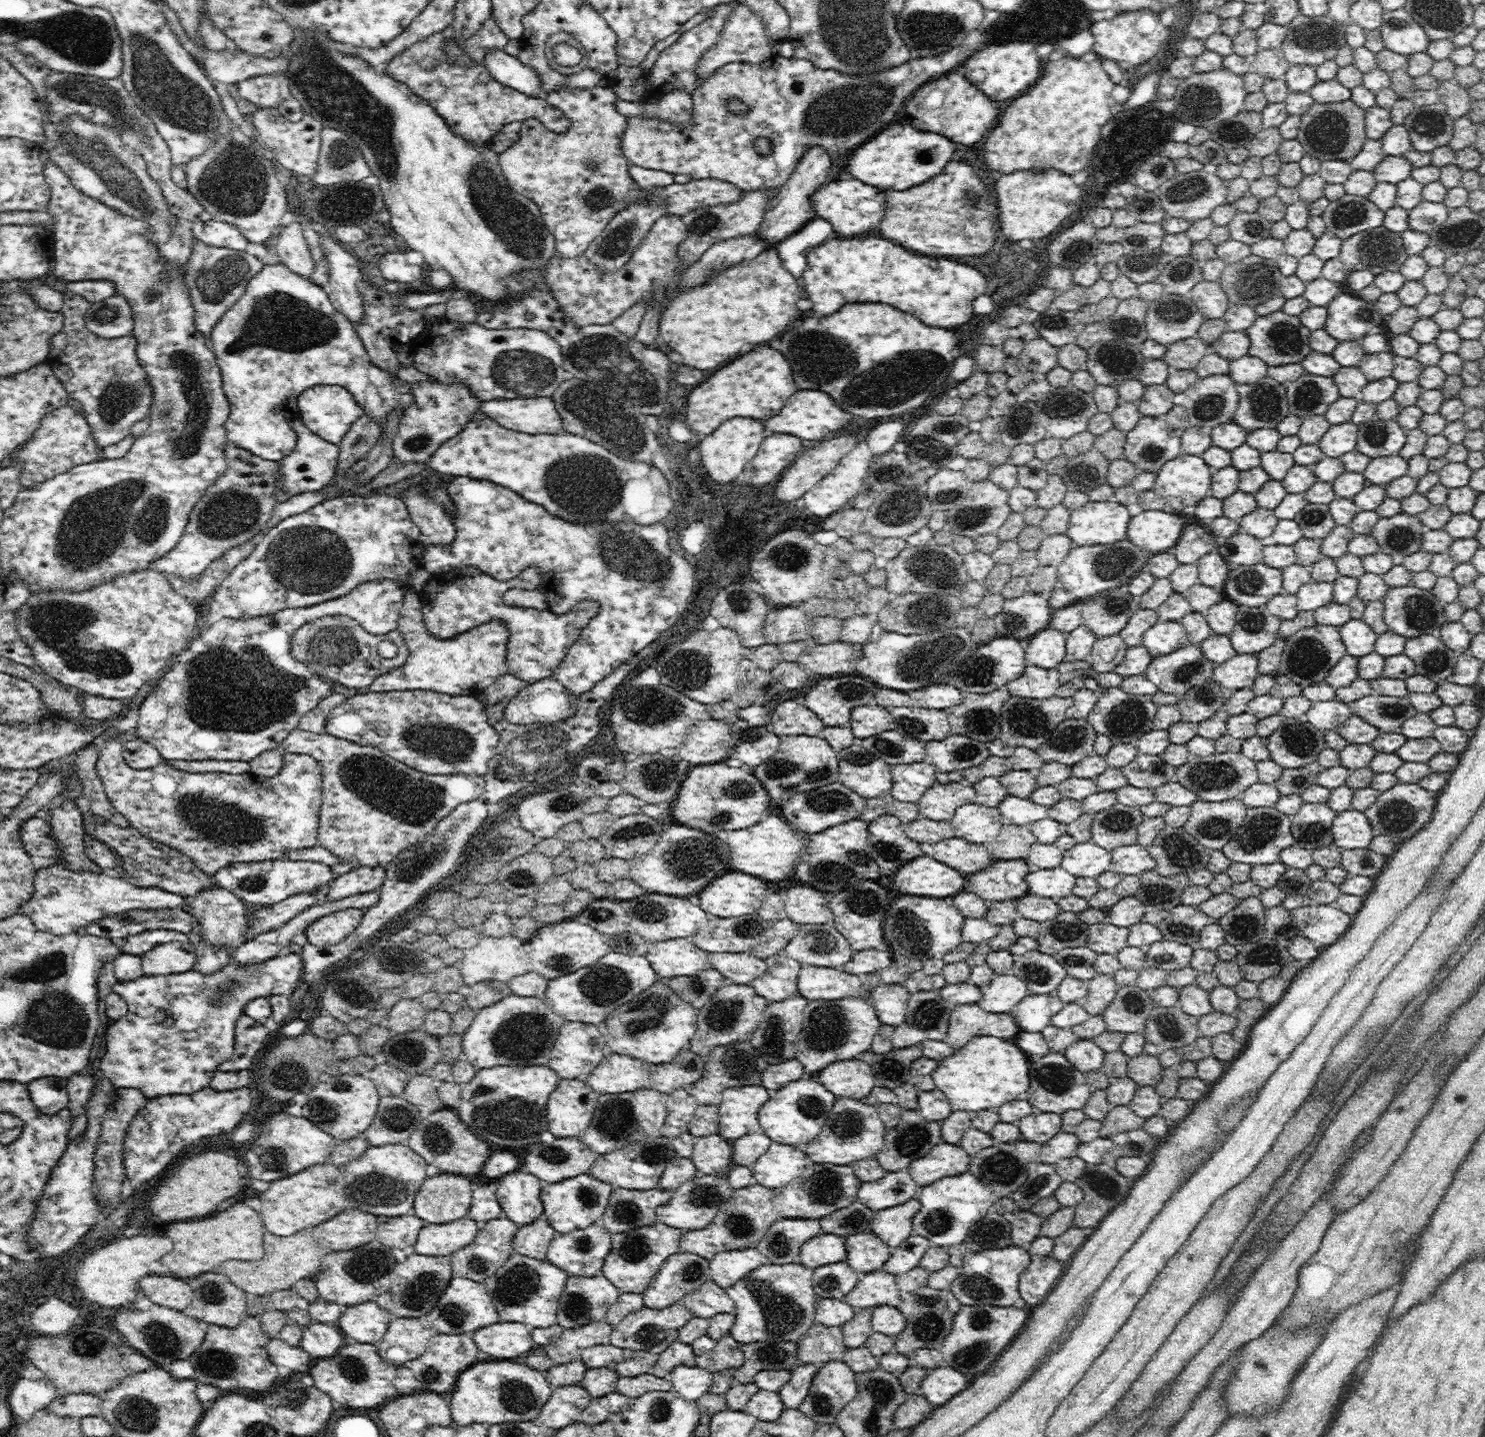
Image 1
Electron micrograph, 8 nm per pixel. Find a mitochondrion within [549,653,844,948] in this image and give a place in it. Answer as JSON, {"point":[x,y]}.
{"point":[658,775]}

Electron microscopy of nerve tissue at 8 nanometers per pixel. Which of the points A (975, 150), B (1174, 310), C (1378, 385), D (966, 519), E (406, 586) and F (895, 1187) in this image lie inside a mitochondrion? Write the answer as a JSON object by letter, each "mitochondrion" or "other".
{"A":"other","B":"mitochondrion","C":"other","D":"mitochondrion","E":"other","F":"mitochondrion"}

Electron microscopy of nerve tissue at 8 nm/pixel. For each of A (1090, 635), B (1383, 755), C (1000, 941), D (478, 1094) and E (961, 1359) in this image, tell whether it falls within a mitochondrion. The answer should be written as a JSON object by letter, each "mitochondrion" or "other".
{"A":"other","B":"other","C":"other","D":"mitochondrion","E":"mitochondrion"}

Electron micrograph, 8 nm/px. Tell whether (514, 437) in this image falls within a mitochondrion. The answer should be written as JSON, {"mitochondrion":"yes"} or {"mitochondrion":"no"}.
{"mitochondrion":"no"}

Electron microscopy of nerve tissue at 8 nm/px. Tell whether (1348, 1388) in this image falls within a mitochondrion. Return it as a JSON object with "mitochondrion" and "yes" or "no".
{"mitochondrion":"no"}

